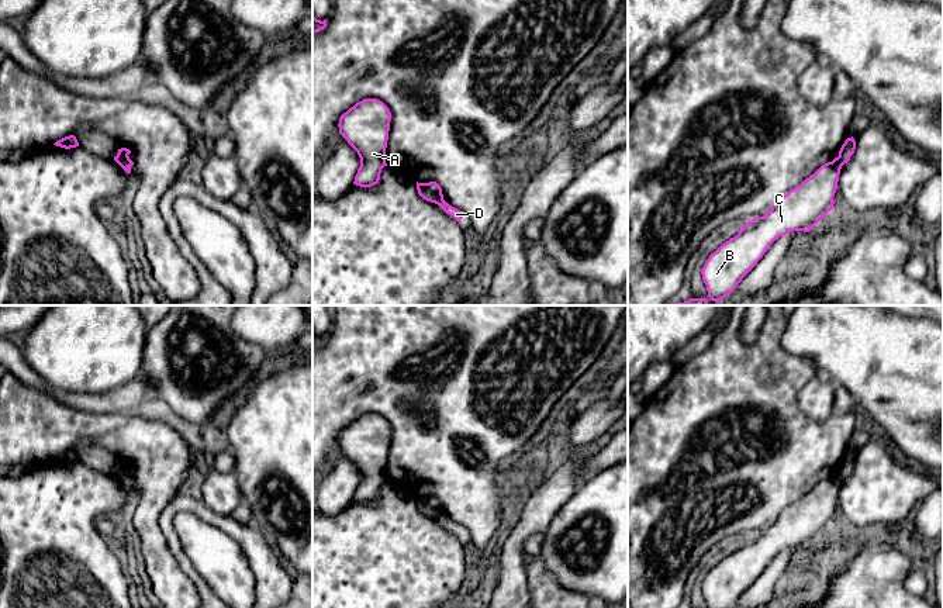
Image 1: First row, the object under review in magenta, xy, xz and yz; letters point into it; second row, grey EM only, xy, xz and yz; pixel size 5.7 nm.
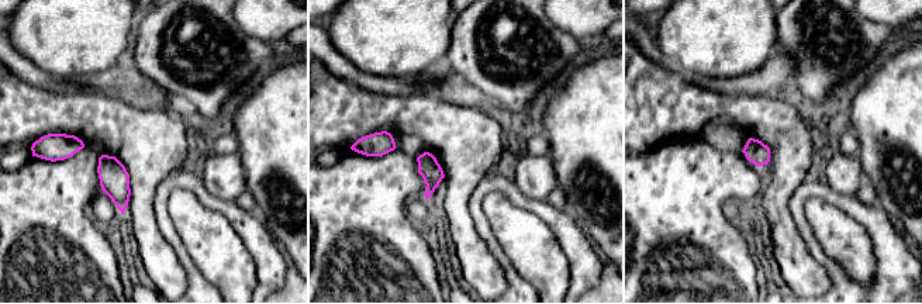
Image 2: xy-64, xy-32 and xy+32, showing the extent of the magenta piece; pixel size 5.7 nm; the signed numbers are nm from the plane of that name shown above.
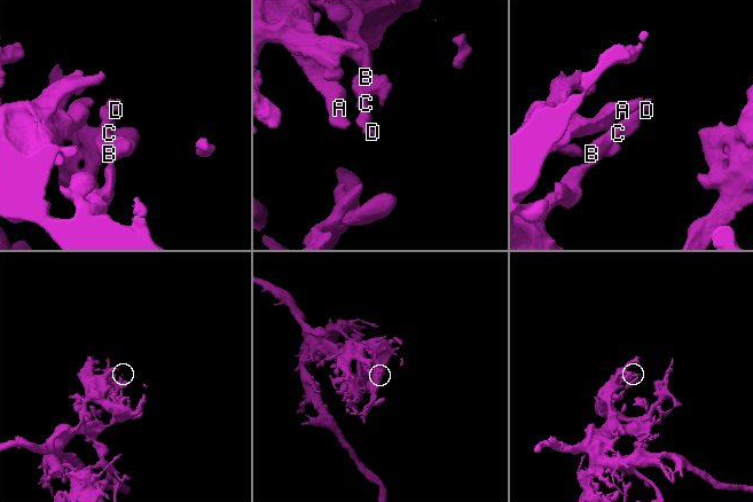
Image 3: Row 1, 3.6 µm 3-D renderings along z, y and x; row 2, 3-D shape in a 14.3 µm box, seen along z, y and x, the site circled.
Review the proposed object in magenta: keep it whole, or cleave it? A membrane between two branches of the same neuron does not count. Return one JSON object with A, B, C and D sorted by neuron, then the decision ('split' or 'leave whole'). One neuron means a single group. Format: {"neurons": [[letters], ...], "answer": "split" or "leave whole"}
{"neurons": [["A", "B", "C"], ["D"]], "answer": "split"}

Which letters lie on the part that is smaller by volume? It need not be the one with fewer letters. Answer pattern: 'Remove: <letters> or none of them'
Remove: D

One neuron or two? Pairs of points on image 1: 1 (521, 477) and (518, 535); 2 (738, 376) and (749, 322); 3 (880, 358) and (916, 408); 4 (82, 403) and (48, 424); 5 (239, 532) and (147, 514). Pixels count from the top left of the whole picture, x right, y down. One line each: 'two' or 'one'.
1: two
2: two
3: one
4: two
5: two

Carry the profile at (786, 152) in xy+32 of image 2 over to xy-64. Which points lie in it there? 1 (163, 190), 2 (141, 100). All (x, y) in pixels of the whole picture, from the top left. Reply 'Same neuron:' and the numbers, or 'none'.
Same neuron: none

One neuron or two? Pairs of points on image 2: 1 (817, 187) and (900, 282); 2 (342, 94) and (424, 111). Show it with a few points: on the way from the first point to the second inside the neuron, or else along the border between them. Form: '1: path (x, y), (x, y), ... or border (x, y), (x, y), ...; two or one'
1: path (845, 203), (860, 211), (886, 237), (893, 254); one
2: path (362, 111), (404, 111); one

